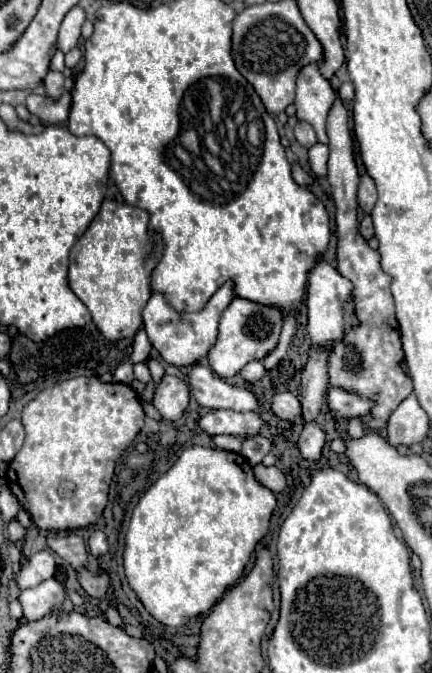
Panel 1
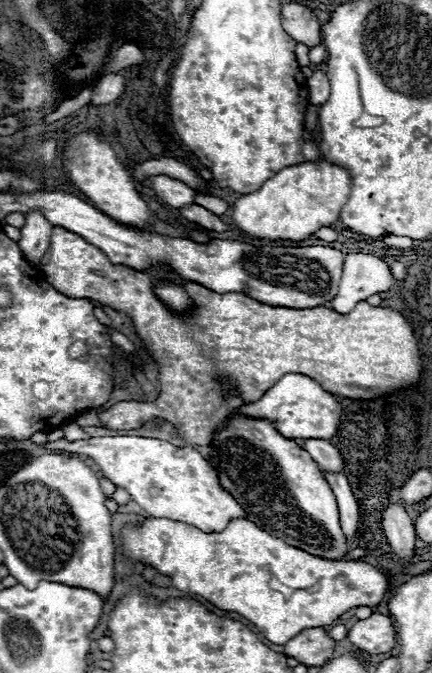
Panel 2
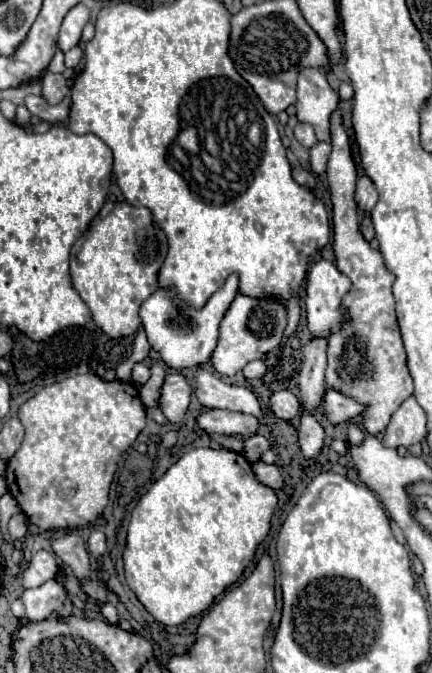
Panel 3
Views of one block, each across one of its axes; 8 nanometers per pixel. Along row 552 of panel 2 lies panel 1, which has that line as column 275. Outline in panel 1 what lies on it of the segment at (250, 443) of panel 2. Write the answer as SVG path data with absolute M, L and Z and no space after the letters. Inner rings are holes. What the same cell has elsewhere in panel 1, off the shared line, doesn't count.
M234 298L220 316L218 338L208 352L208 366L220 378L236 376L248 362L264 360L276 348L282 324L284 324L284 318L276 308L254 304L244 298Z

